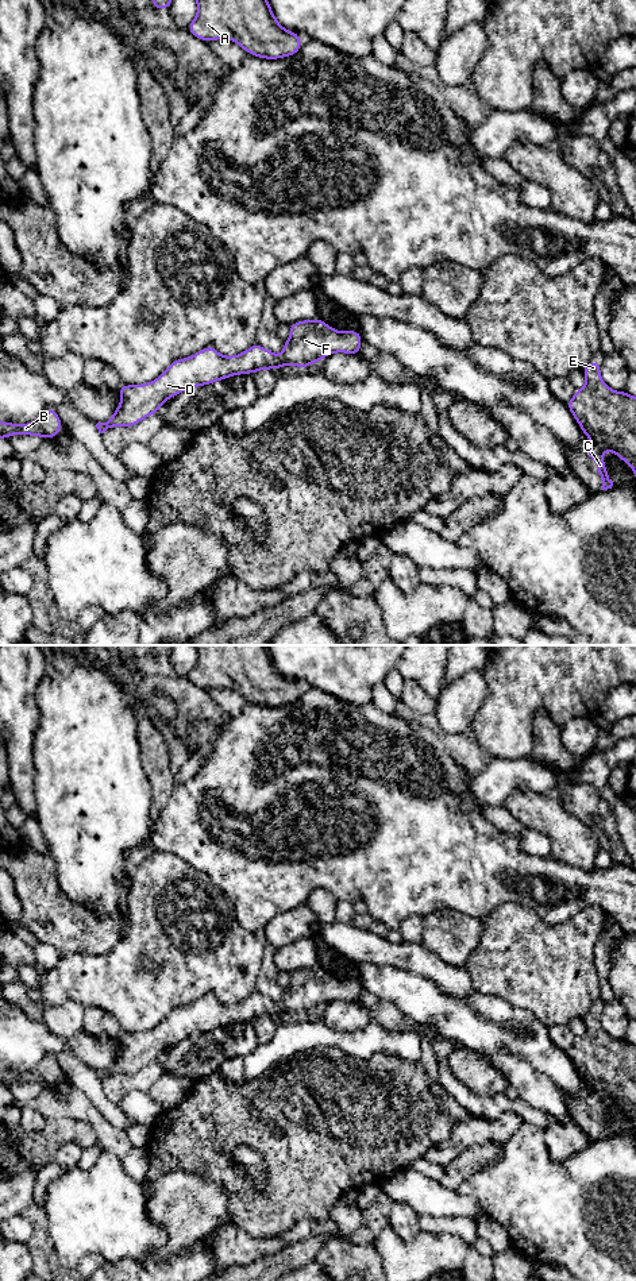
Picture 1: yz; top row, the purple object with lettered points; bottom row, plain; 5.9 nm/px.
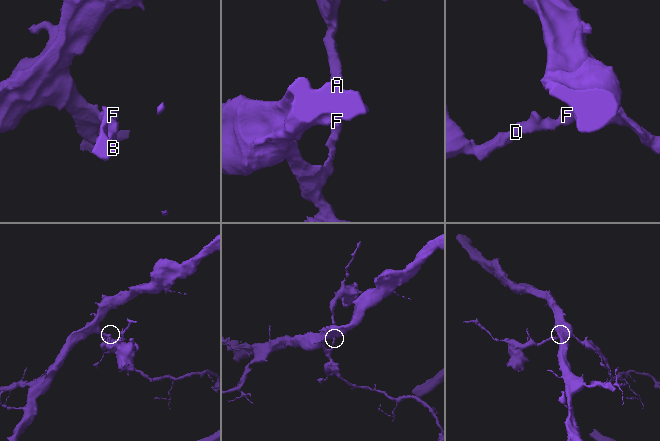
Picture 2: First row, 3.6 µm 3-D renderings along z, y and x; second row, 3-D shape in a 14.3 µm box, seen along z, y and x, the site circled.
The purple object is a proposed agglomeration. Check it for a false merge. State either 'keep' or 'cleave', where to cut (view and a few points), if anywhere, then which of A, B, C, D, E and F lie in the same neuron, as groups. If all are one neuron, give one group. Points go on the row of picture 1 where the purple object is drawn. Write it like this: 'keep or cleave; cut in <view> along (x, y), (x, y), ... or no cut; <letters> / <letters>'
keep; no cut; A B C D E F

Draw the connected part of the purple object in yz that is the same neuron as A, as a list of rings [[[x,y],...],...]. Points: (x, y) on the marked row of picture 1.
[[[196,0],[197,15],[188,26],[196,38],[231,39],[250,55],[278,59],[302,47],[300,35],[285,30],[267,0]]]

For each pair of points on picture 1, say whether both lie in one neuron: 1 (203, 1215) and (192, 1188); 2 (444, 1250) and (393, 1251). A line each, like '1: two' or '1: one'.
1: one
2: one

